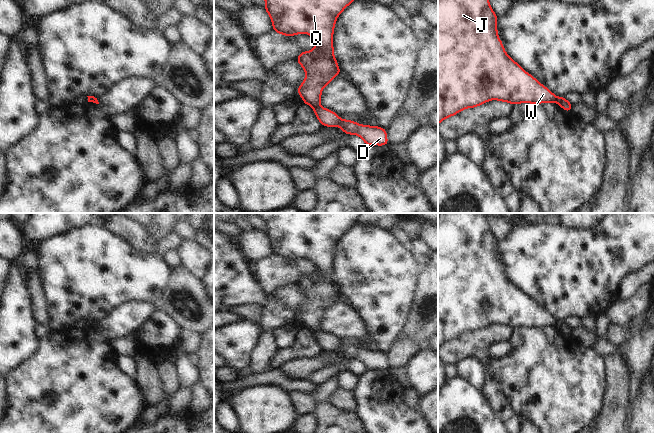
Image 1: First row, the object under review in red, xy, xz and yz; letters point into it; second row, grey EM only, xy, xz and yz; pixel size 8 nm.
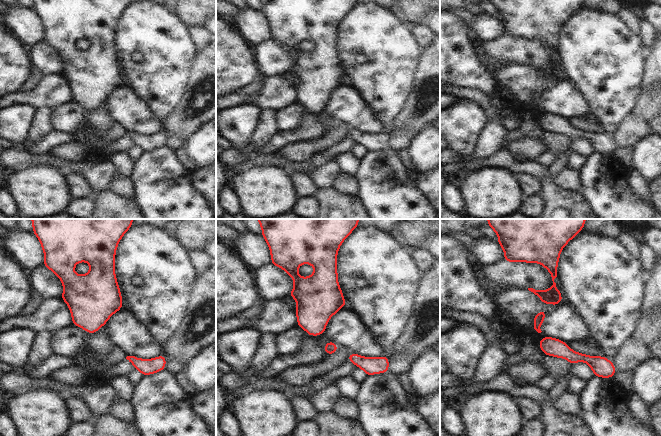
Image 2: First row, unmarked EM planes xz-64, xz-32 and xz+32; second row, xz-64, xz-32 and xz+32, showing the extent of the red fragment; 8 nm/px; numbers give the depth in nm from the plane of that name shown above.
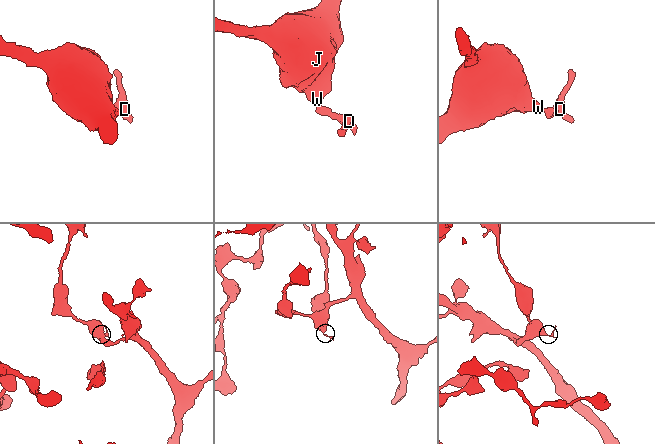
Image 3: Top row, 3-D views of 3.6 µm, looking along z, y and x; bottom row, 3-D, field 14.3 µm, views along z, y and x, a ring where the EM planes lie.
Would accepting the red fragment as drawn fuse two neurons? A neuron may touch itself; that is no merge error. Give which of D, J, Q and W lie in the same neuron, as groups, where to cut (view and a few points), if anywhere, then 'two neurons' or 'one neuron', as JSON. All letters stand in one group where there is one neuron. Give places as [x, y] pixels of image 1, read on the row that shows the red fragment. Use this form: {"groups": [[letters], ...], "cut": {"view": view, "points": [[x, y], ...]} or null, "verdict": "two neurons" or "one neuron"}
{"groups": [["D"], ["J", "Q", "W"]], "cut": {"view": "xz", "points": [[319, 105], [313, 108]]}, "verdict": "two neurons"}

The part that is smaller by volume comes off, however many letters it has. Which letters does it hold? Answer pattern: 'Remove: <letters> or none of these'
Remove: D

